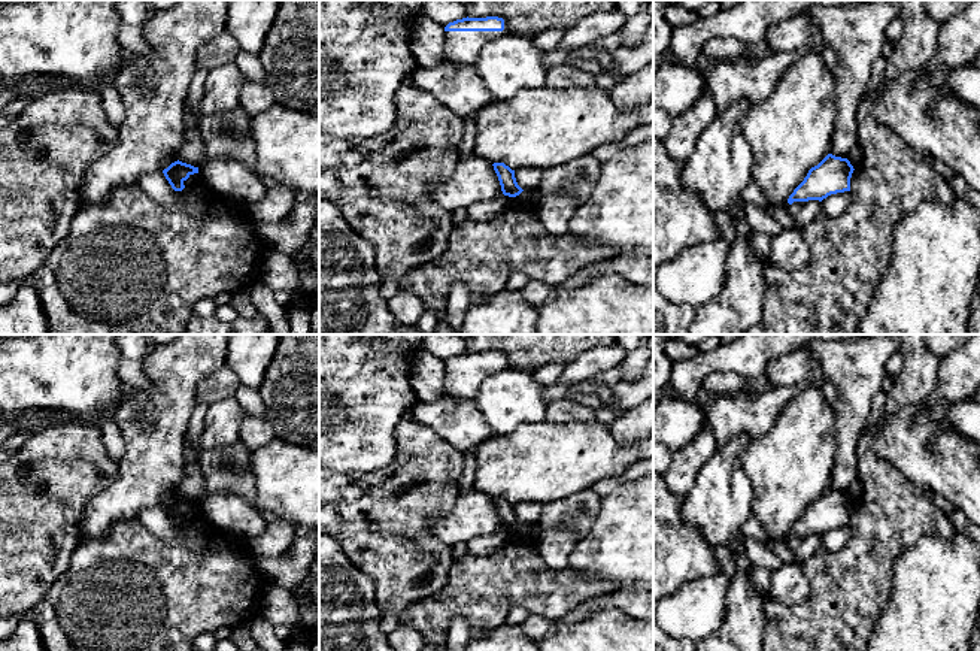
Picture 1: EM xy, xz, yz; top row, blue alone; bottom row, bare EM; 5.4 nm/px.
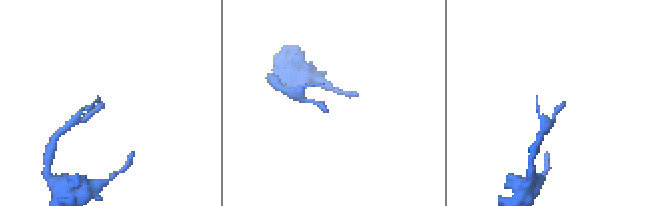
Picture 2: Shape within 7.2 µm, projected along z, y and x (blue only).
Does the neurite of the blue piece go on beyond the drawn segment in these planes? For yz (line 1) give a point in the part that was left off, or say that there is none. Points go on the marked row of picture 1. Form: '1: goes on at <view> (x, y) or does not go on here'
1: does not go on here

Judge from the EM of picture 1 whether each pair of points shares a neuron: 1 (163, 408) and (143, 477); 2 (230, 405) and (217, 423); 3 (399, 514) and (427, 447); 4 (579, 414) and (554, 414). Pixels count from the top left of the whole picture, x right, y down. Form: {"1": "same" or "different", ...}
{"1": "same", "2": "same", "3": "same", "4": "same"}

